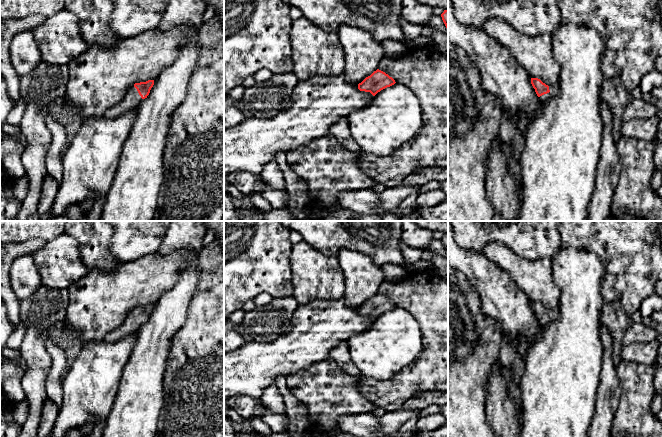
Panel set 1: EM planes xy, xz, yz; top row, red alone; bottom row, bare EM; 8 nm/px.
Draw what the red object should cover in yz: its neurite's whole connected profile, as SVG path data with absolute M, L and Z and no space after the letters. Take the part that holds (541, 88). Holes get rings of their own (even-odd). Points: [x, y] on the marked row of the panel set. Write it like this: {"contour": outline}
{"contour": "M531 78L531 84L540 99L540 103L545 103L552 97L549 86L543 83L540 79Z"}

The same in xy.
{"contour": "M154 80L135 83L134 86L129 89L123 100L108 108L103 117L117 118L120 115L136 108L143 99L147 98L153 85Z"}

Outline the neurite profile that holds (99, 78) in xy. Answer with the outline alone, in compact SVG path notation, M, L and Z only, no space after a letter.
M185 26L175 27L169 31L156 28L121 39L110 49L90 46L68 64L69 80L63 95L66 102L81 110L83 122L102 117L108 108L123 100L135 83L154 80L163 69L173 64L182 46L187 43L189 34L189 27Z

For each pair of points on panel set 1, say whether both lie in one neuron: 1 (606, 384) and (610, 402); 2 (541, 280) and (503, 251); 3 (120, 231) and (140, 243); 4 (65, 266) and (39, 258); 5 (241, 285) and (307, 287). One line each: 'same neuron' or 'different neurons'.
1: same neuron
2: same neuron
3: same neuron
4: same neuron
5: different neurons

